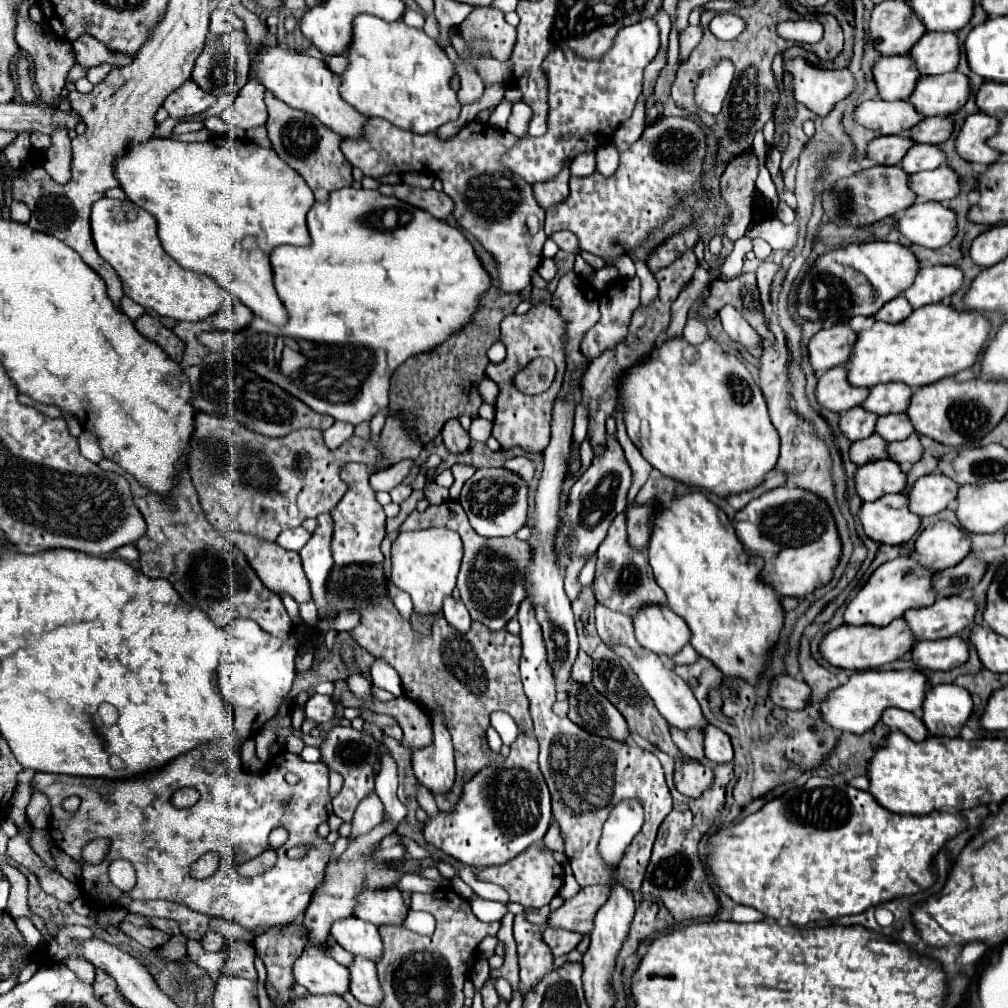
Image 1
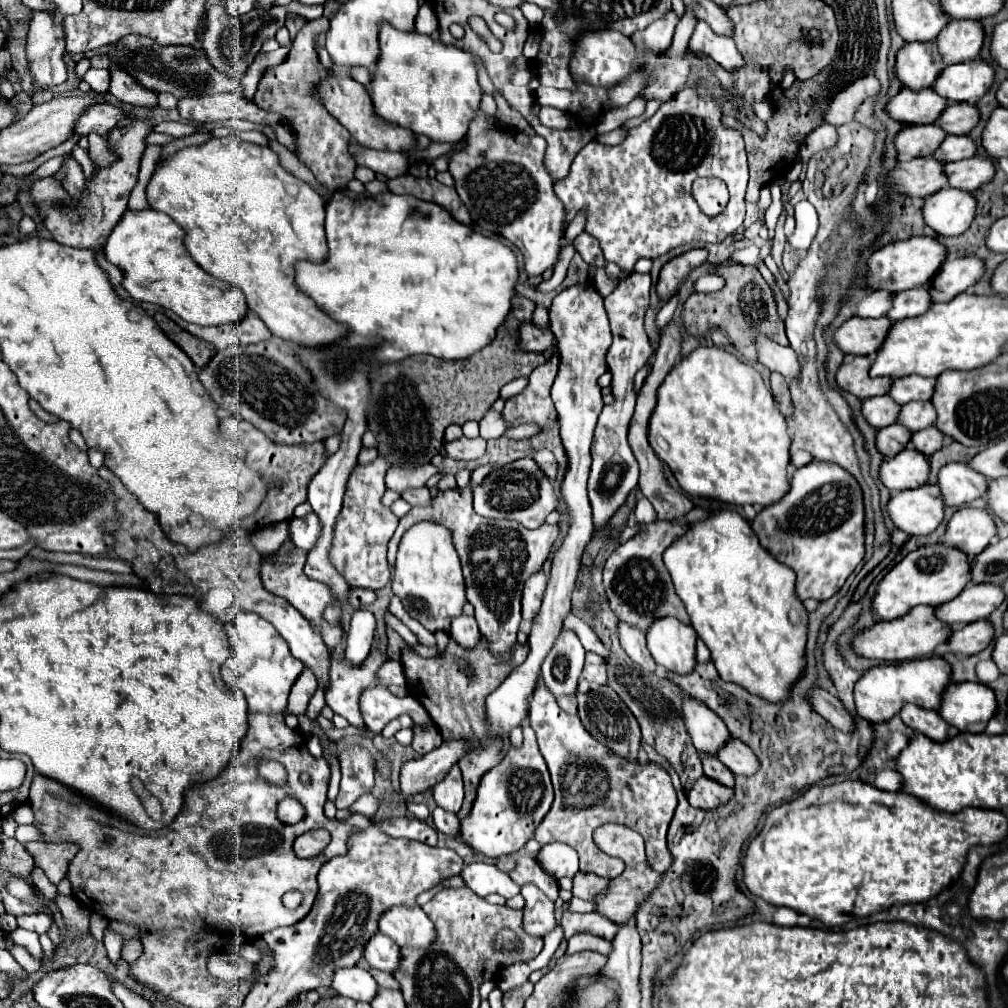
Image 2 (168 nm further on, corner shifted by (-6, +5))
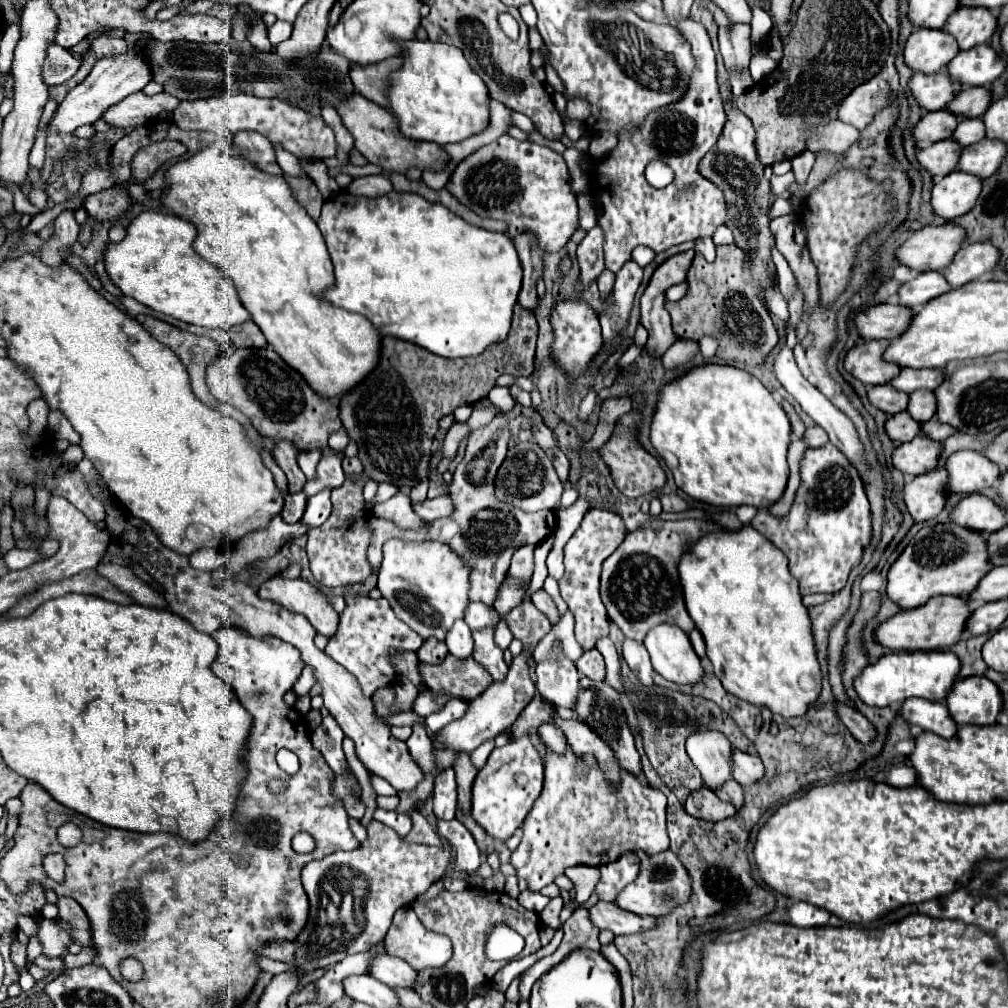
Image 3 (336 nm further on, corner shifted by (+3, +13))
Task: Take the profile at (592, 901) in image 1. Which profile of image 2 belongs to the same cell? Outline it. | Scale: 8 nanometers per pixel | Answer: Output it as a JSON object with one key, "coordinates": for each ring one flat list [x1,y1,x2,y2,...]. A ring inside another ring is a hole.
{"coordinates":[[605,824,601,828,595,830,595,844,601,846,603,852,611,852,613,856,619,856,623,858,627,870,617,876,615,880,609,882,609,888,605,888,597,898,597,912,607,916,609,920,613,920,615,924,621,924,621,922,629,922,629,918,635,918,637,910,639,910,639,904,643,902,643,898,647,898,661,882,663,878,663,872,657,872,649,866,647,862,647,856,645,856,645,844,643,844,643,838,641,834,637,834,635,830,629,830,625,826,619,826,619,824]]}

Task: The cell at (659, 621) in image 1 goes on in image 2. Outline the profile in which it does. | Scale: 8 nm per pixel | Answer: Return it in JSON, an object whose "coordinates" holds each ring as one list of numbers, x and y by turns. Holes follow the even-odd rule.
{"coordinates":[[659,618,647,632,647,646,653,660,669,672,693,672,697,632,677,618]]}

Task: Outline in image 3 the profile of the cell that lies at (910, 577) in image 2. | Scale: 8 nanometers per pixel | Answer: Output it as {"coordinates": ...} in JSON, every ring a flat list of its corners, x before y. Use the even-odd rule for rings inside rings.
{"coordinates":[[952,522,938,524,934,528,922,528,890,566,886,596,904,610,916,608,940,594,966,596,992,568,988,566,988,552,984,546,986,542,980,538,980,532,964,530]]}

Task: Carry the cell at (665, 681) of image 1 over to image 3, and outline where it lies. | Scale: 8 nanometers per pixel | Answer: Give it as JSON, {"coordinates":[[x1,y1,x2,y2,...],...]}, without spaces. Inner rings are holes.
{"coordinates":[[698,730,686,740,686,752,692,758,694,766,700,770,704,786,716,790,722,782,726,782,730,772,730,742,718,730]]}

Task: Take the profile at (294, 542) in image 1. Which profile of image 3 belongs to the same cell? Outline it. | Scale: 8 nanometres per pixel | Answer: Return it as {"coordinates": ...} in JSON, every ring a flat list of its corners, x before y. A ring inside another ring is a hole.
{"coordinates":[[322,490,320,494,308,498,306,510,304,510,304,516,302,516,300,522,302,522,306,528,318,528,320,524,326,522,330,510,332,510,330,490]]}

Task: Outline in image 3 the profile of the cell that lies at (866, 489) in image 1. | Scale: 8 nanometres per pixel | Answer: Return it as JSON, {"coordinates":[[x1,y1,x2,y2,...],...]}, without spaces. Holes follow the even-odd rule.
{"coordinates":[[916,436,914,440,894,448,892,464,896,470,900,470,906,476,918,476,936,468,940,452,942,452,940,442,932,442,928,438]]}

